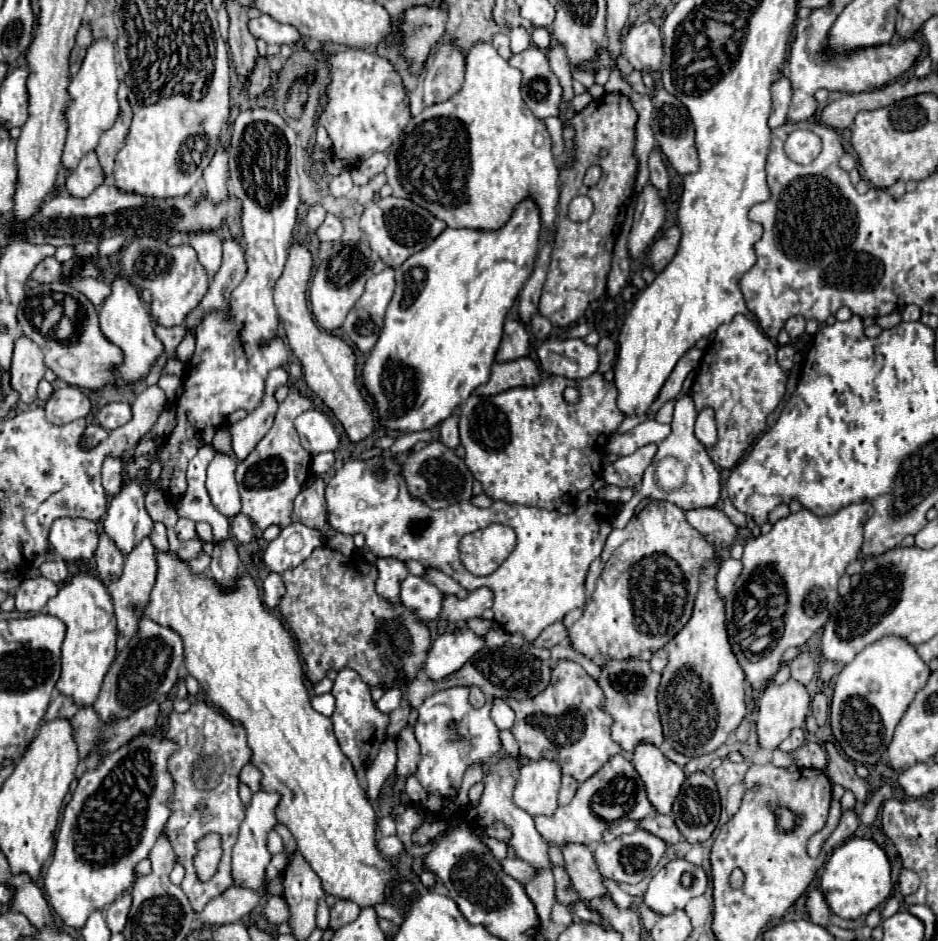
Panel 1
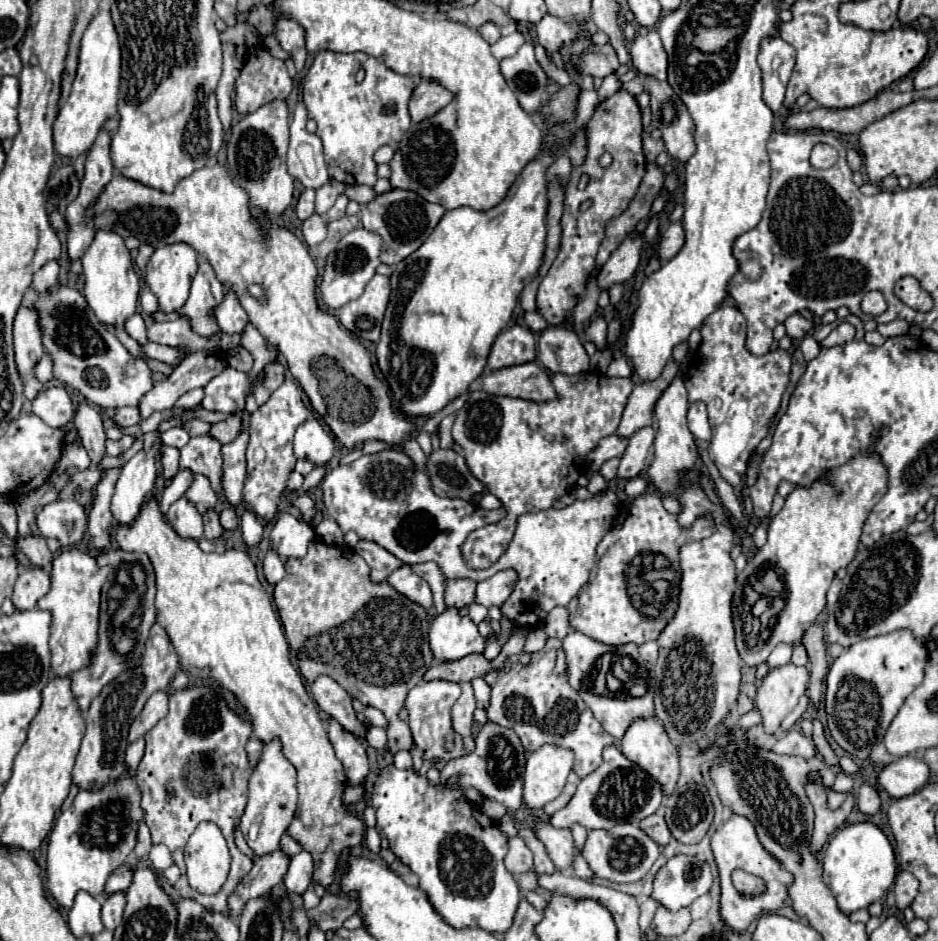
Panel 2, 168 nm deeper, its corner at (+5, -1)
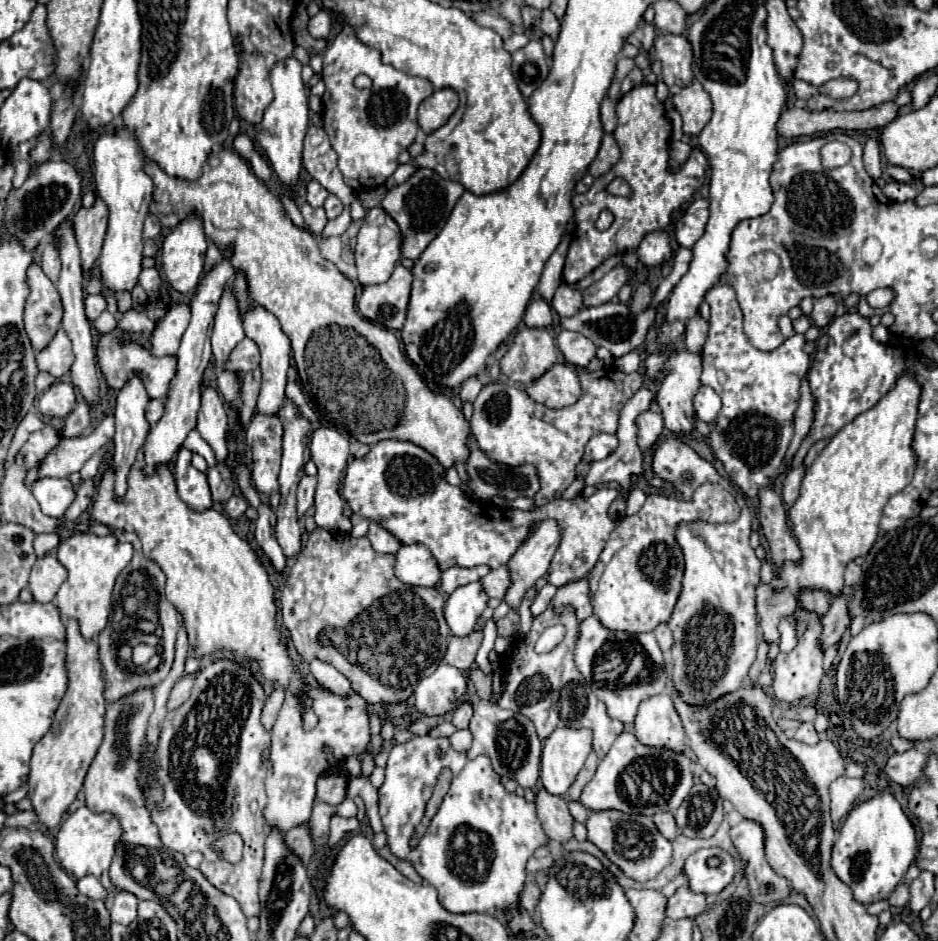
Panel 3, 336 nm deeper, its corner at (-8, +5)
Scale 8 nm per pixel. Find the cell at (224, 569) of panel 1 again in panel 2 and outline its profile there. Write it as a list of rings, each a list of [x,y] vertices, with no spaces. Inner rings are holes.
[[[210,510],[204,514],[204,536],[212,542],[212,540],[218,540],[222,536],[224,528],[220,526],[220,520],[218,520],[218,512],[216,510]]]

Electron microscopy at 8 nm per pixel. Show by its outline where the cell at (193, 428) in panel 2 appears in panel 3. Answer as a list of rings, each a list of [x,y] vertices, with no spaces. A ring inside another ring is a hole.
[[[227,248],[223,252],[223,258],[213,268],[203,272],[199,286],[191,296],[189,304],[191,304],[193,314],[191,314],[191,322],[189,322],[189,326],[187,326],[187,330],[181,338],[181,346],[177,350],[177,372],[175,372],[175,378],[169,384],[169,392],[167,392],[167,398],[165,398],[165,414],[157,422],[157,426],[149,432],[147,442],[145,442],[145,462],[147,462],[145,472],[147,474],[155,472],[157,464],[171,462],[175,452],[185,442],[187,434],[195,428],[195,416],[197,416],[197,410],[199,410],[199,404],[201,404],[201,390],[199,388],[201,388],[201,382],[203,382],[205,368],[211,364],[211,342],[209,342],[211,330],[213,330],[211,324],[215,320],[219,298],[221,298],[223,290],[231,284],[233,276],[235,276],[235,268],[231,264],[231,250]]]

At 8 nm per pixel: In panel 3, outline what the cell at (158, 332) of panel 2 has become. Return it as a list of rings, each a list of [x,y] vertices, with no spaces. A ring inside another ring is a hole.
[[[209,241],[208,248],[209,249],[207,250],[207,257],[203,269],[204,272],[209,270],[209,268],[212,268],[222,258],[222,254],[218,249],[216,249],[217,246],[213,244],[211,241]]]

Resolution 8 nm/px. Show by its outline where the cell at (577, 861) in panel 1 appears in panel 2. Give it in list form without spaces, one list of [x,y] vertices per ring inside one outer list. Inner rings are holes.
[[[536,820],[536,834],[544,842],[556,868],[560,868],[560,870],[572,868],[574,838],[572,838],[570,830],[558,830],[558,828],[552,828],[548,822]]]

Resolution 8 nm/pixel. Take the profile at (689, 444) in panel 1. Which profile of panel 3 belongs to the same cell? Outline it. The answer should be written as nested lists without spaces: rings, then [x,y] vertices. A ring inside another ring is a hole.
[[[657,350],[643,360],[645,374],[657,384],[657,404],[663,414],[665,428],[673,434],[687,434],[693,430],[693,396],[701,386],[701,354],[689,350]]]

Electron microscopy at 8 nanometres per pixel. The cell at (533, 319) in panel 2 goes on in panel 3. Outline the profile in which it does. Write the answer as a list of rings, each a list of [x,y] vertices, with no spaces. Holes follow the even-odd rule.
[[[561,284],[551,300],[551,306],[559,316],[573,316],[583,308],[583,296],[579,290],[569,288],[567,284]]]

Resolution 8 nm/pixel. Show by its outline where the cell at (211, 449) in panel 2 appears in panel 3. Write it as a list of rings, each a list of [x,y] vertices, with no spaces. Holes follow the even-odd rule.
[[[205,384],[201,392],[201,408],[197,414],[197,426],[201,438],[213,448],[217,460],[227,458],[227,412],[223,400],[213,384]]]

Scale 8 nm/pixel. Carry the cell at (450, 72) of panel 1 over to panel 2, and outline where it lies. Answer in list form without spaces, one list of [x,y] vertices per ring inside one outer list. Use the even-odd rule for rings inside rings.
[[[422,78],[420,84],[414,88],[414,94],[410,100],[410,116],[414,122],[420,122],[422,118],[430,118],[446,104],[450,104],[452,98],[454,98],[452,92],[446,90],[442,84],[430,78]]]

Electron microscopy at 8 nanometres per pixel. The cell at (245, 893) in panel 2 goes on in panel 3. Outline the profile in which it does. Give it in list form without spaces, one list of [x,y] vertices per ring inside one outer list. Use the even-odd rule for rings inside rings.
[[[299,824],[295,828],[291,828],[287,834],[285,834],[285,840],[287,840],[287,846],[305,862],[309,864],[313,852],[315,852],[315,846],[313,846],[313,840],[311,840],[311,832],[309,832],[309,824]]]

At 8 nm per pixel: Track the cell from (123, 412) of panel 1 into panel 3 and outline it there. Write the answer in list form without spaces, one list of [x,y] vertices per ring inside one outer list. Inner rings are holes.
[[[151,400],[147,406],[147,420],[153,424],[157,424],[163,416],[163,400]]]

